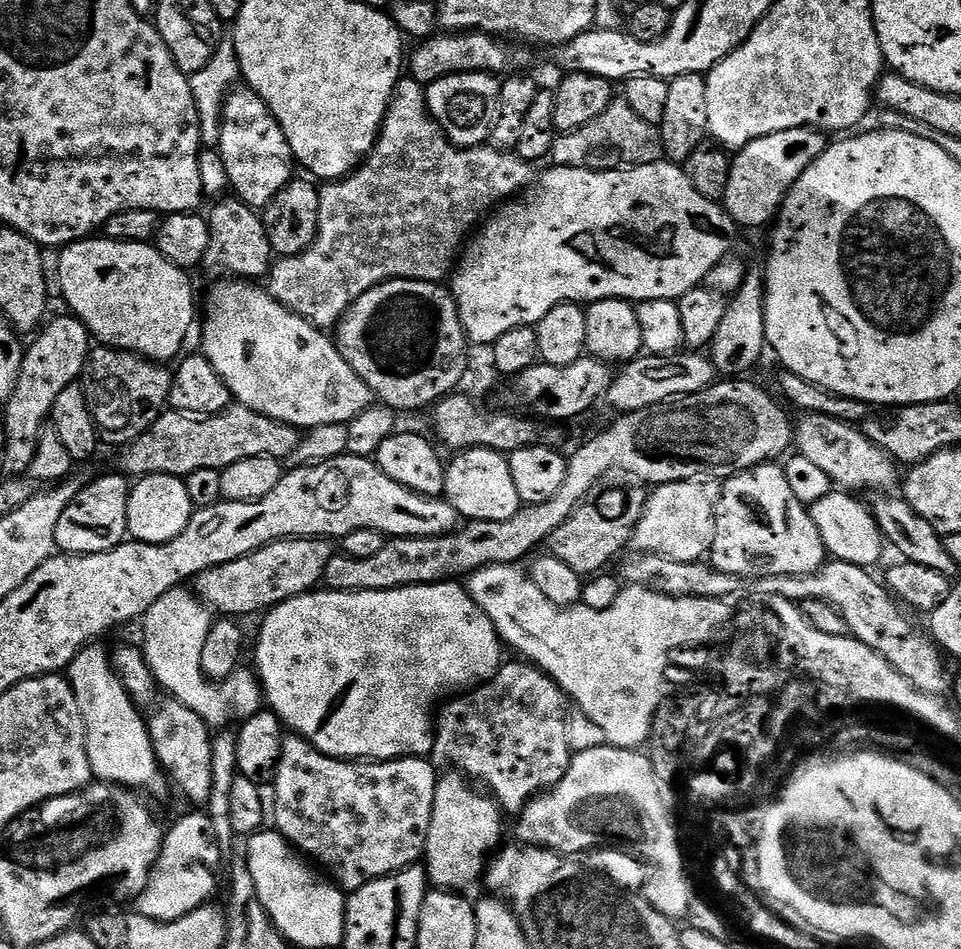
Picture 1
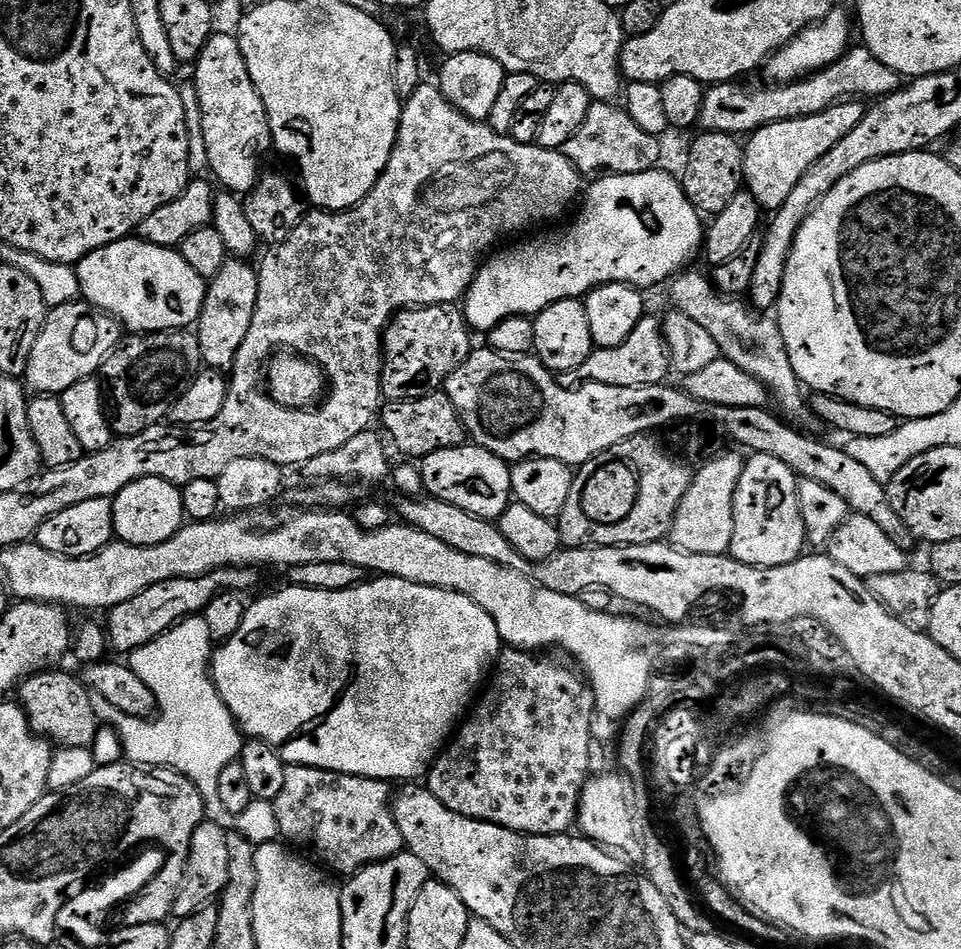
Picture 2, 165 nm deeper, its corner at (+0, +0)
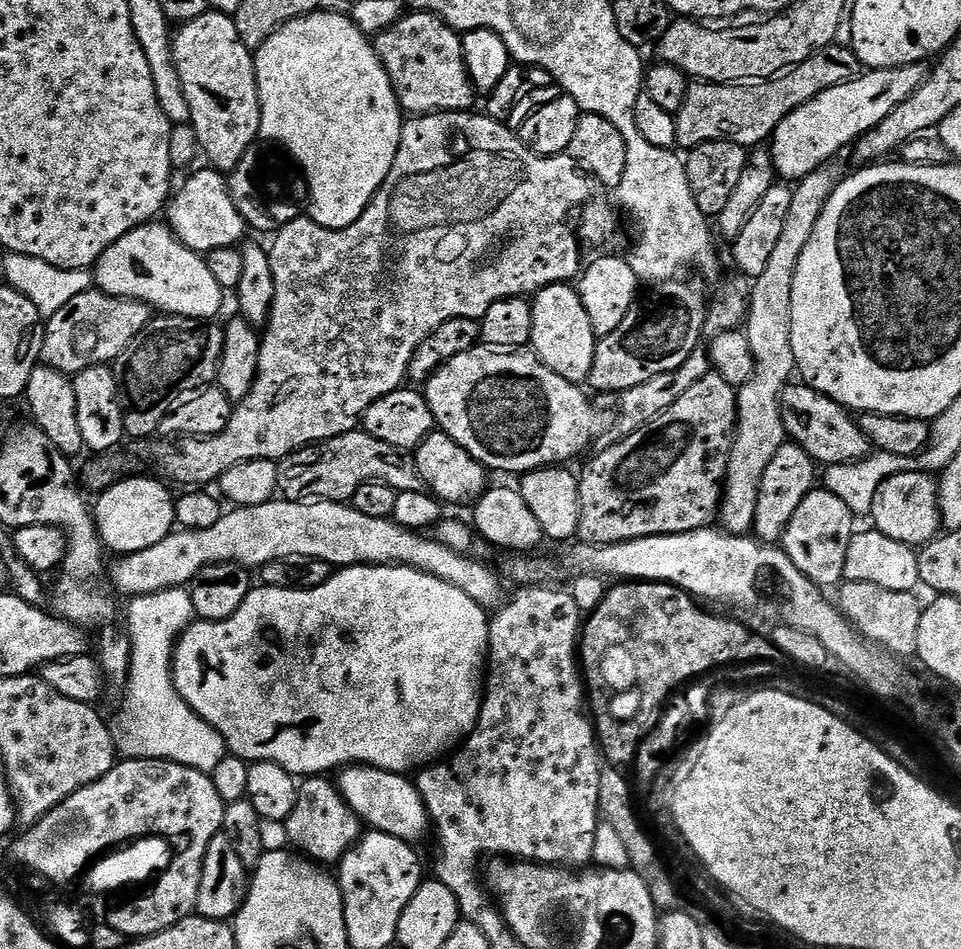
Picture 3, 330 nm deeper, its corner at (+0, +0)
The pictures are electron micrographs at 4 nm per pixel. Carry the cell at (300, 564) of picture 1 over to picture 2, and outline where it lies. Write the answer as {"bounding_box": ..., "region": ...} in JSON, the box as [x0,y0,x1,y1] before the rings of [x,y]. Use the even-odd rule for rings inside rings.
{"bounding_box":[106,566,260,654],"region":[[[245,566],[242,568],[219,568],[213,572],[207,572],[204,576],[191,576],[190,578],[170,578],[166,582],[154,582],[150,590],[142,590],[134,598],[126,602],[118,602],[118,606],[107,609],[108,624],[106,623],[107,647],[113,652],[124,652],[130,654],[158,638],[166,630],[170,630],[175,624],[185,620],[187,616],[199,616],[204,607],[212,601],[219,592],[247,593],[247,588],[252,588],[259,582],[260,576],[255,567]]]}

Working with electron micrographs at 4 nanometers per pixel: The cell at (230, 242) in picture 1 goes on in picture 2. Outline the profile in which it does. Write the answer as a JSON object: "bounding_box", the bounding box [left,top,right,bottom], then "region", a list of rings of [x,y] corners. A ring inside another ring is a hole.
{"bounding_box":[194,258,258,373],"region":[[[229,258],[222,266],[222,270],[218,270],[218,274],[207,281],[204,305],[194,325],[194,334],[200,347],[200,359],[205,369],[227,373],[238,358],[238,346],[246,342],[246,333],[250,331],[250,318],[254,318],[254,306],[258,302],[258,272],[253,265],[251,268],[248,264],[251,263],[244,258]]]}

